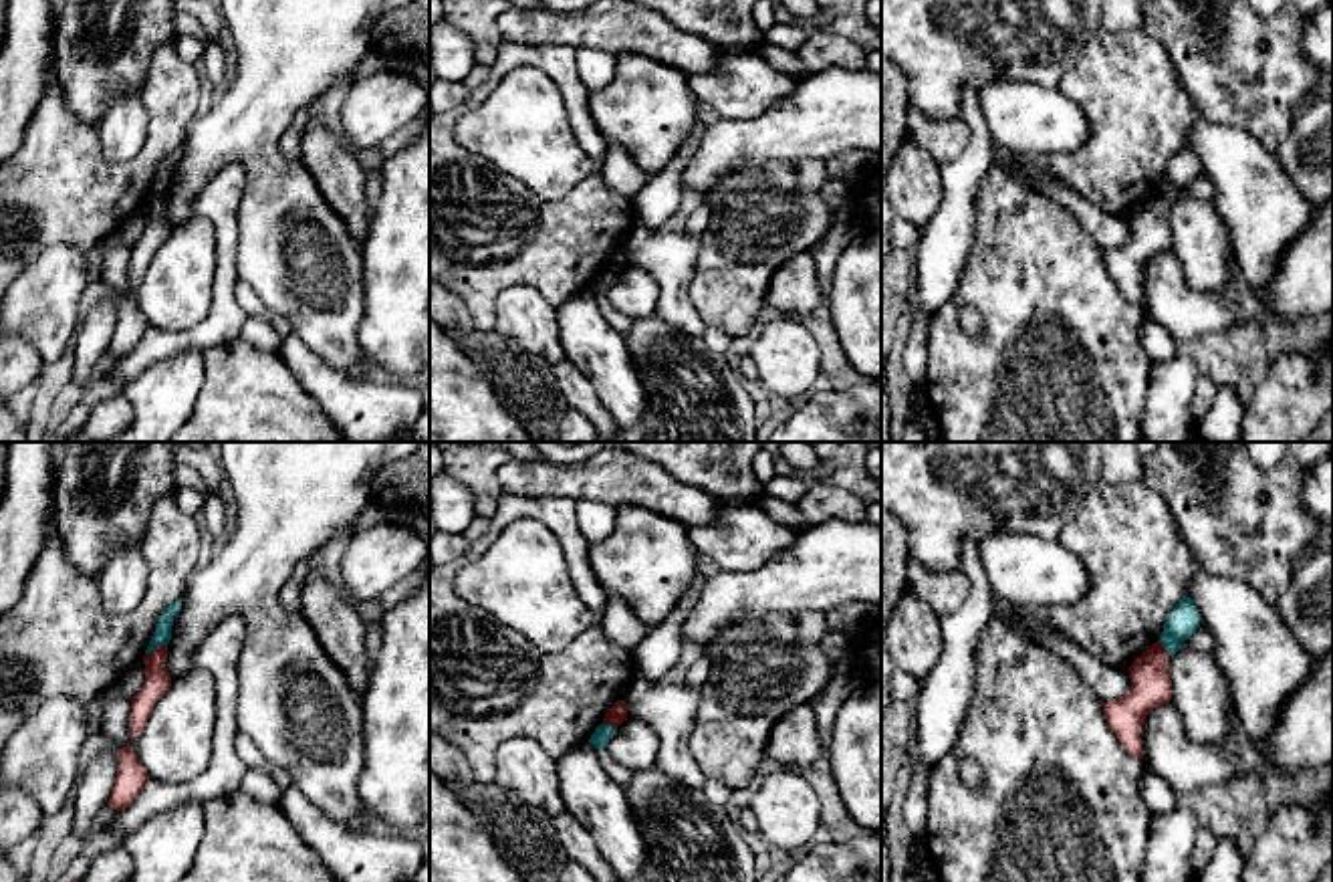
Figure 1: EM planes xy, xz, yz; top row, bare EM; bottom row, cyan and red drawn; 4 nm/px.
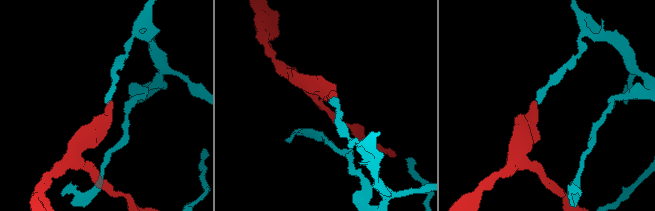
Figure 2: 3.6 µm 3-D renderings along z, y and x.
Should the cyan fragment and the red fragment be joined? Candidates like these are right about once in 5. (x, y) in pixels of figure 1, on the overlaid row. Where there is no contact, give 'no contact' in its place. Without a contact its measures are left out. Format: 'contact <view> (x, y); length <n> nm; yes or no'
contact xy (156, 646); length 100 nm; no

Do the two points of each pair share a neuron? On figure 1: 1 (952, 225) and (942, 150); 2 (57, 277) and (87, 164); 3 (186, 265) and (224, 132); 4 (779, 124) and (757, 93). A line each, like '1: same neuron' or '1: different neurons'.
1: different neurons
2: different neurons
3: different neurons
4: different neurons

